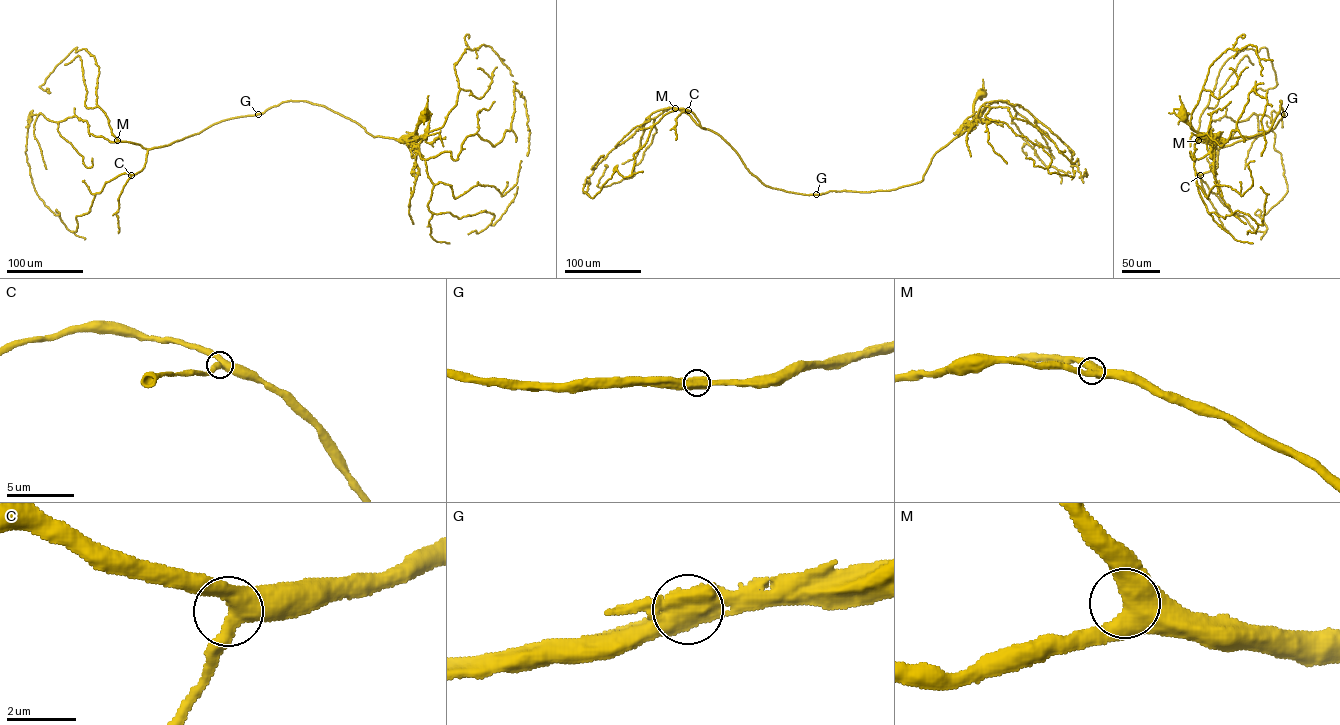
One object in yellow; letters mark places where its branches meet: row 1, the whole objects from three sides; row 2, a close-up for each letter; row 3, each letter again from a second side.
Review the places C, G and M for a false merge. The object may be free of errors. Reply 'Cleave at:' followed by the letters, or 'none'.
Cleave at: none

